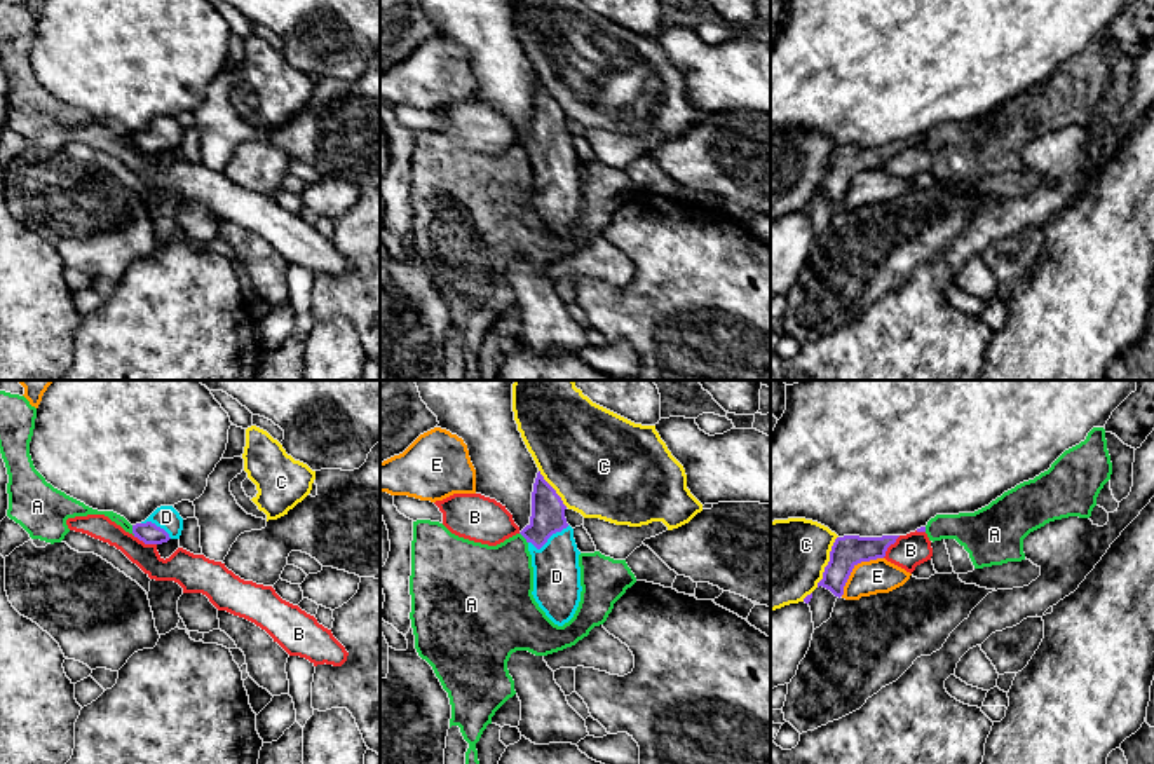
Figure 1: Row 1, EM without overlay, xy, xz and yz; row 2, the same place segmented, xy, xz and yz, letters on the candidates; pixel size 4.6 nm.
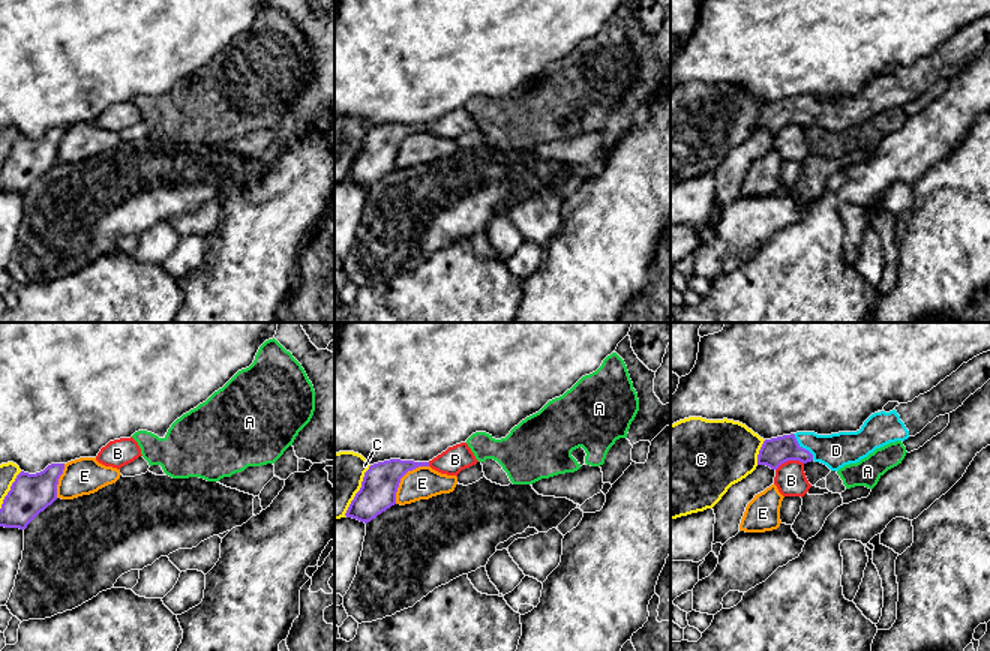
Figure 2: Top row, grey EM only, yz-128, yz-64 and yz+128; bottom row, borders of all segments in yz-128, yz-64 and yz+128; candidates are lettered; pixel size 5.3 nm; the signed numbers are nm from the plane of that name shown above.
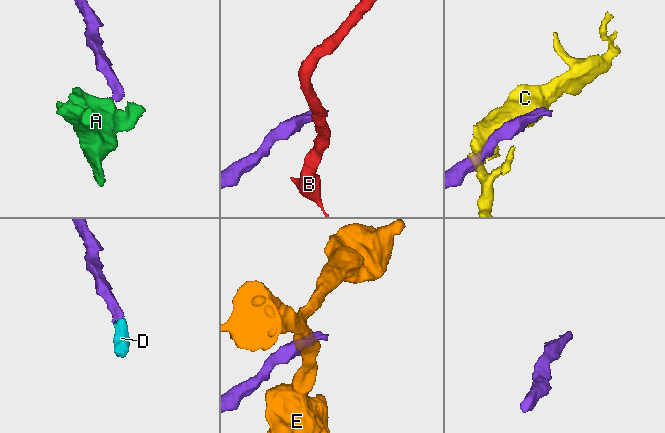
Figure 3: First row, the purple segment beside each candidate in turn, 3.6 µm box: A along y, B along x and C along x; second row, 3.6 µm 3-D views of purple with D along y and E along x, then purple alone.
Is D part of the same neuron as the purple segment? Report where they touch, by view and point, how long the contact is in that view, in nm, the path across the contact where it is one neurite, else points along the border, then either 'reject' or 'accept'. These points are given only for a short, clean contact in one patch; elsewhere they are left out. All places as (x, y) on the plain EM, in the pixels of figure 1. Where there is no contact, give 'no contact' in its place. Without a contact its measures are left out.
contact xz (548, 147); length 200 nm; way xz (548, 121), (548, 147), (555, 163), (556, 185); accept

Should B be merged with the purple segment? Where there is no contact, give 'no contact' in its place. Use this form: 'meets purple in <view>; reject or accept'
meets purple in yz; reject

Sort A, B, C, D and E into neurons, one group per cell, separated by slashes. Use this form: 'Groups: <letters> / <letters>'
Groups: A / B / C / D / E

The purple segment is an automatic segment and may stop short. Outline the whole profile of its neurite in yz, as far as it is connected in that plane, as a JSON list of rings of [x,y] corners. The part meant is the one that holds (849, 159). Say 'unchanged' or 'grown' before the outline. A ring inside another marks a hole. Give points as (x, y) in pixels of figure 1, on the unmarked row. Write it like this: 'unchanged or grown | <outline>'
unchanged | [[[899,145],[837,147],[830,160],[830,171],[825,176],[823,188],[818,192],[818,197],[823,195],[840,208],[852,178],[861,171],[884,167],[887,157],[894,153],[898,147]]]

